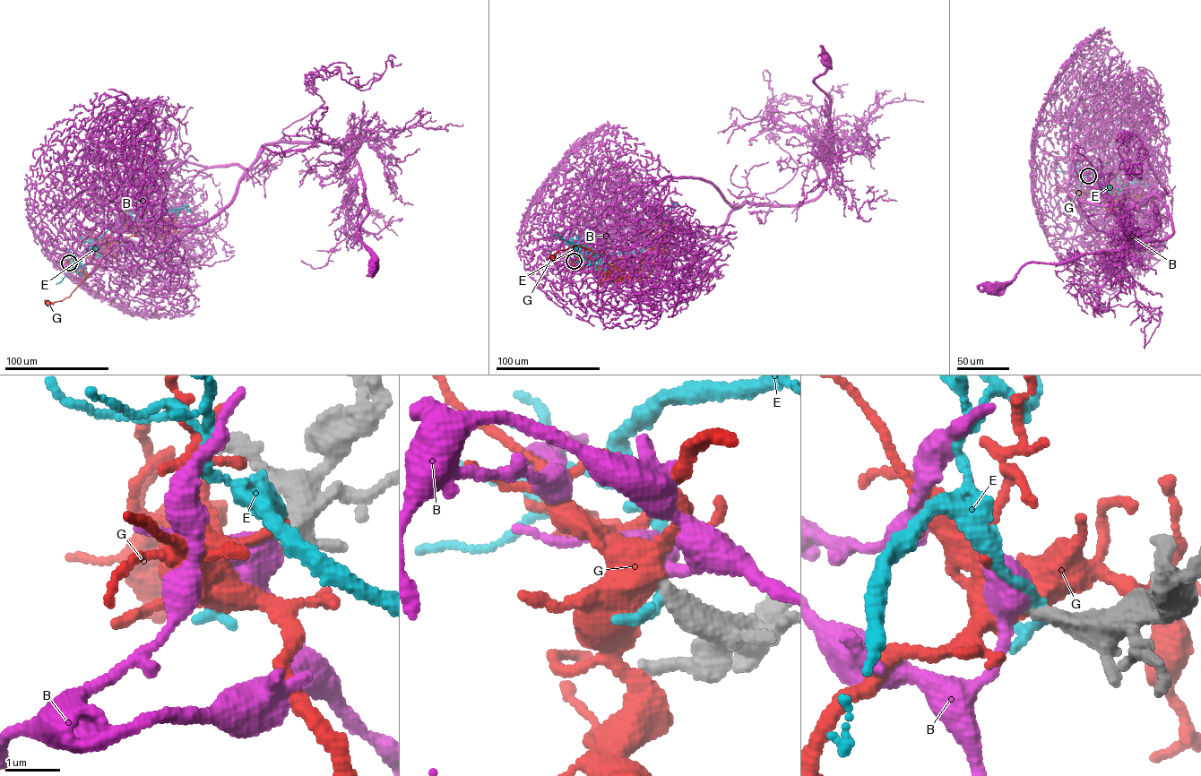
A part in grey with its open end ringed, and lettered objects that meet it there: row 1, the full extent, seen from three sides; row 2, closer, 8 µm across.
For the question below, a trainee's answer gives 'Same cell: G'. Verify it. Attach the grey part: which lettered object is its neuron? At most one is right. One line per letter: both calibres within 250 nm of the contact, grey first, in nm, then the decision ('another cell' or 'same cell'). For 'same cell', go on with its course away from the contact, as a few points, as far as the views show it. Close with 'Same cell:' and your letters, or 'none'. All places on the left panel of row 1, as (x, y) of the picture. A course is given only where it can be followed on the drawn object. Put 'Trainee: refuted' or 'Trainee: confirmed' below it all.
B: 300 nm thick on the grey side, 550 nm on the other; same cell; it runs (69, 262), (77, 278), (69, 250), (98, 225), (203, 224), (263, 147), (323, 141), (360, 169), (374, 266)
E: 400 nm thick on the grey side, 170 nm on the other; another cell
G: 280 nm thick on the grey side, 480 nm on the other; another cell
Same cell: B
Trainee: refuted

